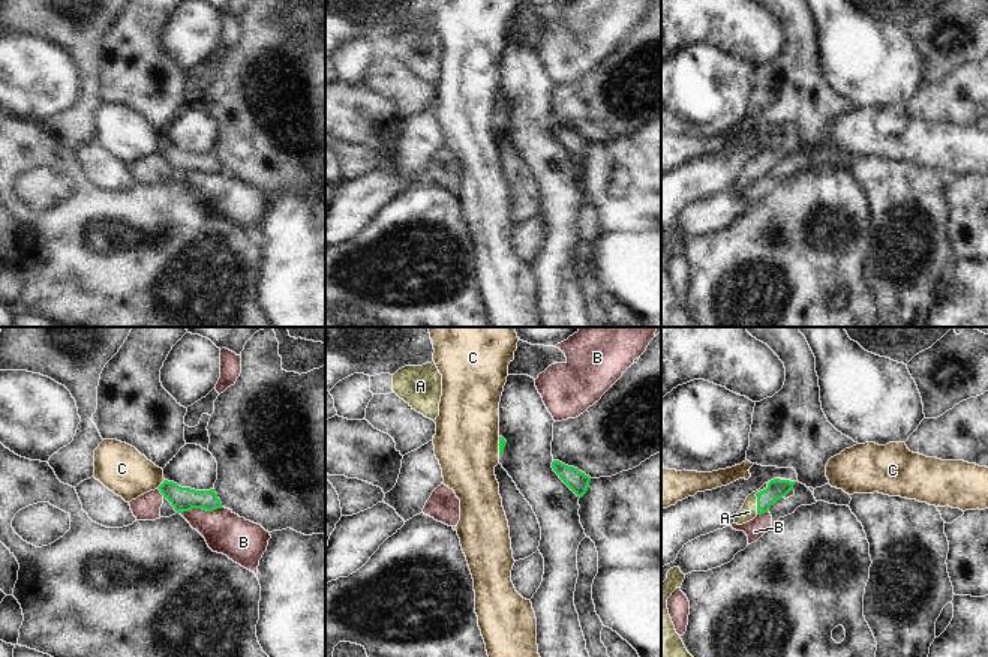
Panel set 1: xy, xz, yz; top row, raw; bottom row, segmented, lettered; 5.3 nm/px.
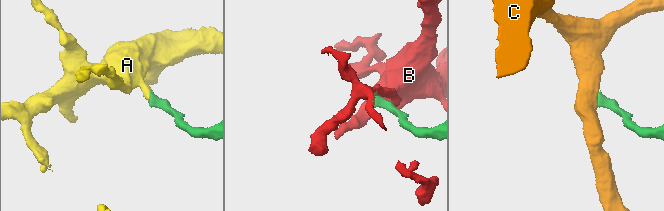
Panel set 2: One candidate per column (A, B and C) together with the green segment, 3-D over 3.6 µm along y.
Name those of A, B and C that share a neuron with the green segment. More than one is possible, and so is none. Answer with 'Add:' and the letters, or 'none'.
Add: A

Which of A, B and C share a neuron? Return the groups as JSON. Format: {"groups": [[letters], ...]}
{"groups": [["A"], ["B"], ["C"]]}

